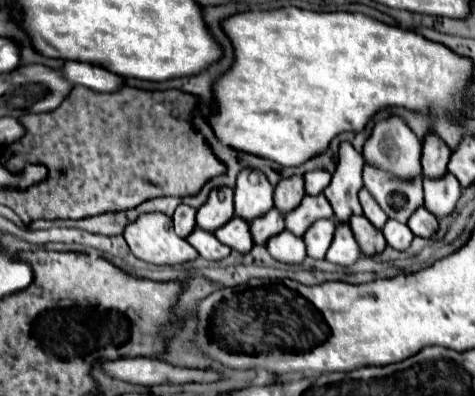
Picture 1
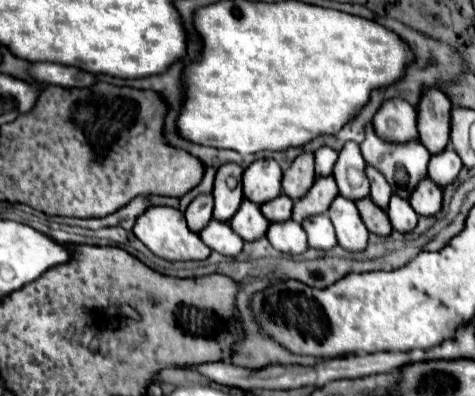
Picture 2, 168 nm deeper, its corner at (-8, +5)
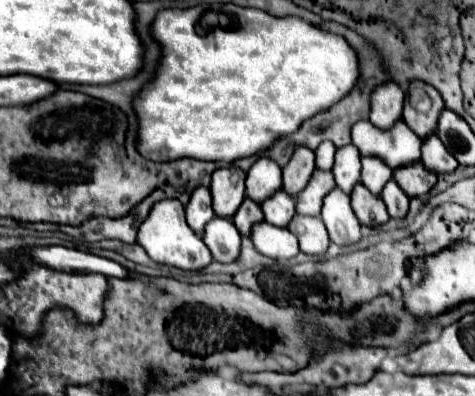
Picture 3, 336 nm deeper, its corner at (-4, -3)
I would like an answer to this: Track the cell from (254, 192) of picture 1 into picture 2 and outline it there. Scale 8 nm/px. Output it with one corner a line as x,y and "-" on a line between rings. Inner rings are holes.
262,158
252,162
244,170
244,196
256,204
264,204
276,196
280,196
282,180
282,170
276,160
272,158

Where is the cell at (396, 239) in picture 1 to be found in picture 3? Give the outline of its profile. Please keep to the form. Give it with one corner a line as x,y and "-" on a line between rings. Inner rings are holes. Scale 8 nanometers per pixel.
390,180
384,190
382,190
382,200
388,208
388,214
394,220
402,220
408,214
408,196
398,188
398,184
394,180

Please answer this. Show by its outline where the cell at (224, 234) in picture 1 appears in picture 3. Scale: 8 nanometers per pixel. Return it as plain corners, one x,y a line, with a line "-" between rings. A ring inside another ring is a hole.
246,198
242,202
242,206
238,208
238,212
232,216
232,222
236,222
236,228
242,236
250,236
252,232
252,224
258,224
262,222
264,216
262,216
262,210
260,210
260,204
256,204
254,200

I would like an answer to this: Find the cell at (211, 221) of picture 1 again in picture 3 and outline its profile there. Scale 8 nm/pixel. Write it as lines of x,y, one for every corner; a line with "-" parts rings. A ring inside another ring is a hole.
220,168
212,174
212,208
220,218
232,218
244,200
246,174
238,168

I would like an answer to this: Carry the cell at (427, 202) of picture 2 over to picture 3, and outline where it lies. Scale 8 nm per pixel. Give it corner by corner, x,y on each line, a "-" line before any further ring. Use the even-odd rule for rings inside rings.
418,162
418,164
410,164
410,166
404,166
404,168
398,168
394,172
394,180
410,198
420,198
420,196
428,194
434,188
436,174
428,172

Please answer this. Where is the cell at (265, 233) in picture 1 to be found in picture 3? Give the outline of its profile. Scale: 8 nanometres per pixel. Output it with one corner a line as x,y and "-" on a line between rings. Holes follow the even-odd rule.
278,190
274,196
264,200
260,206
262,206
262,212
264,212
264,220
268,224
274,224
274,226
288,226
288,222
296,214
294,200
282,190

